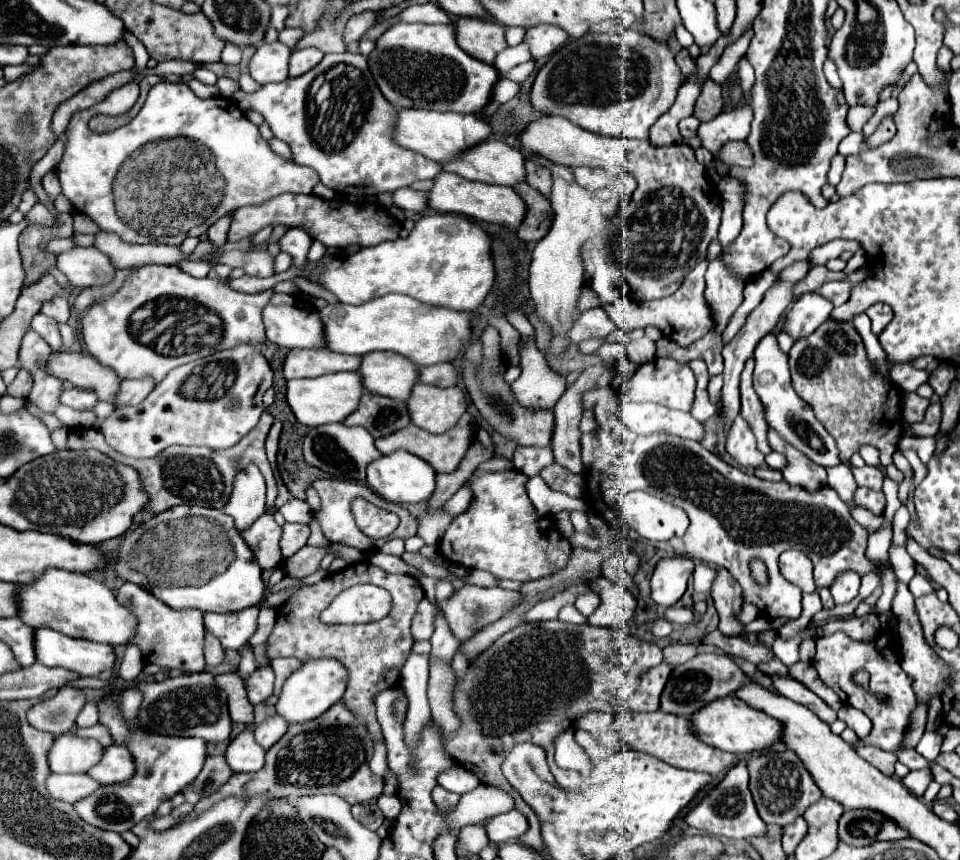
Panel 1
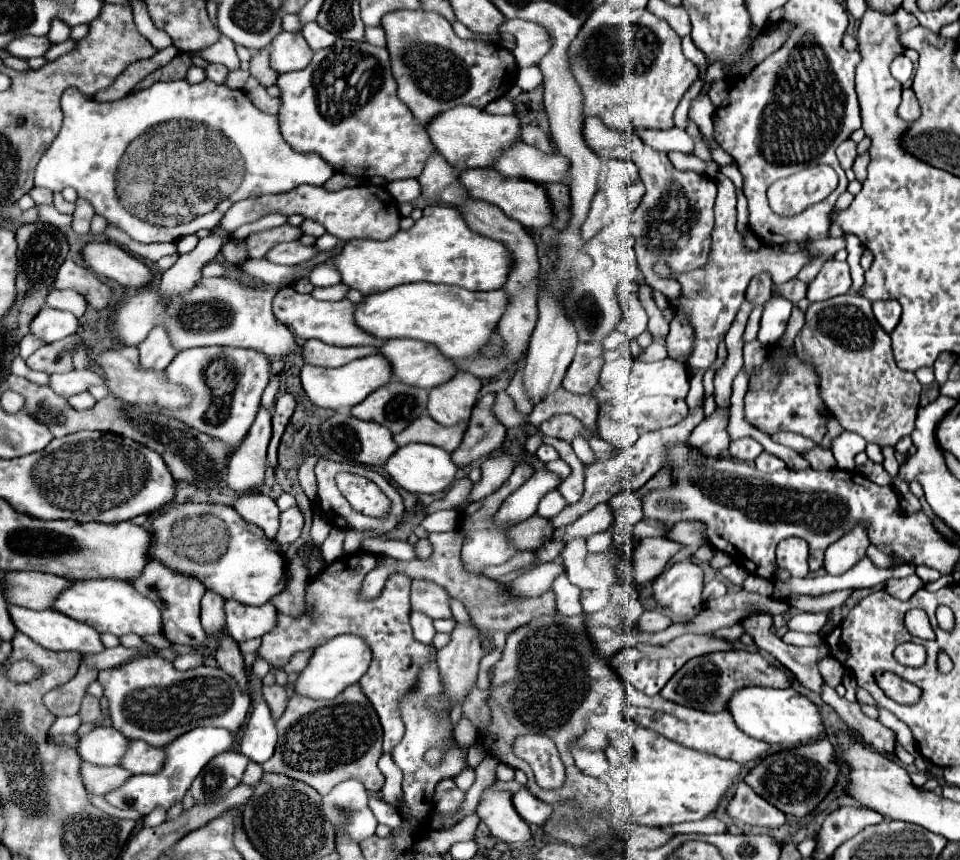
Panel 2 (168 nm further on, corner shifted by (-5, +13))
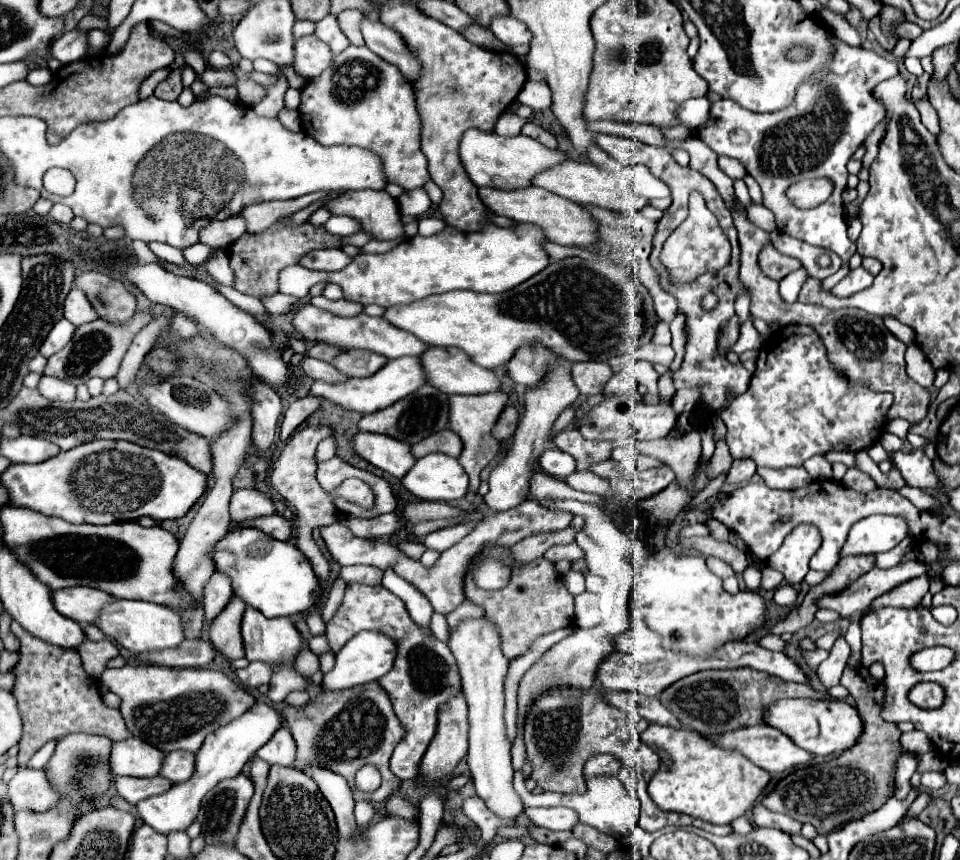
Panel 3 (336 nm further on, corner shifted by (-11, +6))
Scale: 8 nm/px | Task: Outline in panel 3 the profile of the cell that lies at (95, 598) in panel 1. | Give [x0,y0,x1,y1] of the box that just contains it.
[96,600,186,654]

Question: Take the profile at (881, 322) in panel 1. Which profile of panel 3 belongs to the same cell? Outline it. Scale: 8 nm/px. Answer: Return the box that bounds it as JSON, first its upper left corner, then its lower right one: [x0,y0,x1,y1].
[884,316,914,346]

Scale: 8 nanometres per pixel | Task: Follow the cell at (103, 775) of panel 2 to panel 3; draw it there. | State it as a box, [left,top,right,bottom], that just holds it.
[114,776,172,804]

